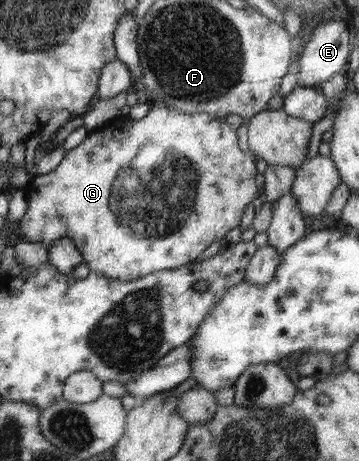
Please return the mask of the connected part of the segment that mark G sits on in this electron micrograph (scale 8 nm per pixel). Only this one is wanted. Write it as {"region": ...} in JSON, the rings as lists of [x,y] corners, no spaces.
{"region":[[[151,103],[149,113],[142,119],[132,120],[126,115],[116,117],[108,125],[89,133],[80,145],[65,152],[65,156],[54,171],[46,175],[34,175],[25,188],[28,198],[27,211],[24,217],[20,219],[20,231],[24,241],[40,243],[47,248],[60,239],[68,238],[74,241],[76,248],[80,250],[80,255],[83,257],[83,261],[87,263],[90,271],[98,272],[110,279],[134,281],[154,274],[156,271],[178,269],[182,265],[187,266],[210,243],[221,241],[230,229],[234,229],[240,223],[246,205],[254,199],[254,195],[256,195],[254,177],[256,177],[256,163],[252,161],[250,155],[246,155],[238,147],[236,129],[232,129],[225,119],[217,118],[205,112],[184,114],[172,107],[160,107],[159,103],[158,105]]]}

